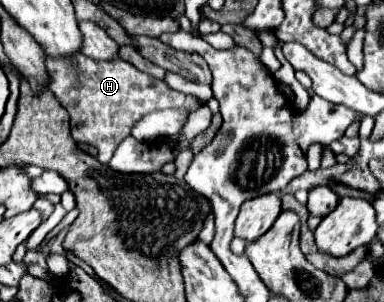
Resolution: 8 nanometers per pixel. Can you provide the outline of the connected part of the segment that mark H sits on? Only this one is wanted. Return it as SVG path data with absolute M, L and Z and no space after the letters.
M80 53L80 57L76 57L76 65L80 65L80 77L76 77L76 73L72 73L72 65L64 65L64 61L50 61L48 57L48 71L50 71L50 91L54 93L54 97L60 101L60 105L68 111L70 115L70 129L72 129L72 137L76 143L88 143L94 145L98 149L98 161L100 163L108 163L116 151L116 147L122 143L122 139L128 137L128 131L132 129L132 125L142 119L144 115L152 113L152 111L160 111L160 109L186 109L188 113L194 113L202 103L198 101L198 97L194 95L186 95L180 91L170 89L164 81L138 71L132 63L124 61L124 59L112 59L112 61L92 61L90 57L84 57Z

